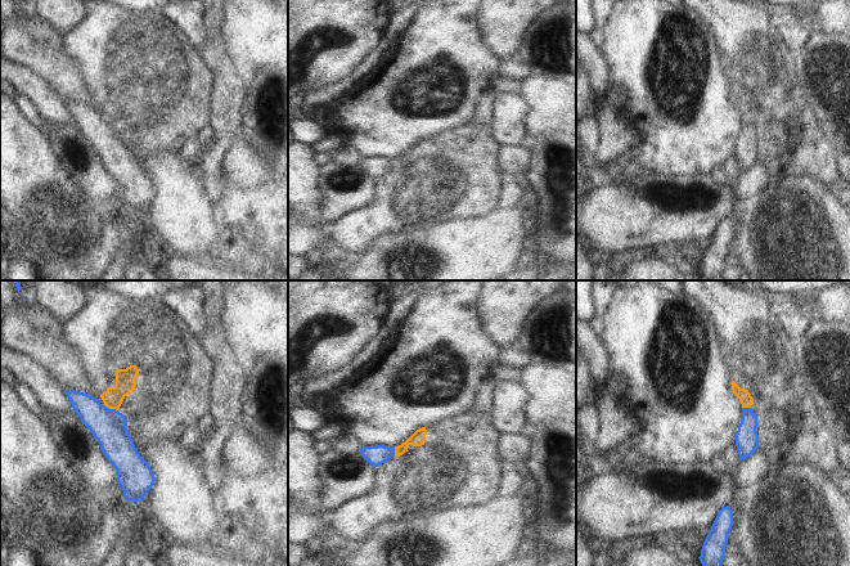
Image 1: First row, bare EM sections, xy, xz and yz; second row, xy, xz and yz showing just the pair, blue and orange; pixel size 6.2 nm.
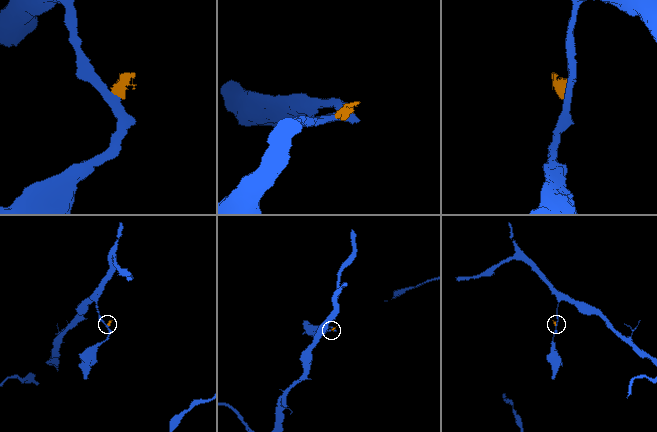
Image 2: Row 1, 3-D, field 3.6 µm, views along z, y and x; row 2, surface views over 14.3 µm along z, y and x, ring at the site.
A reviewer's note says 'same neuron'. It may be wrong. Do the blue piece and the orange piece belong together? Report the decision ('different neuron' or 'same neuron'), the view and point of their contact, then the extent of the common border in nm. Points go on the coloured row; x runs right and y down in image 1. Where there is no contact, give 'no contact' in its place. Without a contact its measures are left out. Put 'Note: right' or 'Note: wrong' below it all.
different neuron | xy (111, 409) | 100 nm
Note: wrong

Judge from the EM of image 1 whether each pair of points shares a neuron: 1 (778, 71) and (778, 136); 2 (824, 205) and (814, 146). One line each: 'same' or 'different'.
1: same
2: different

